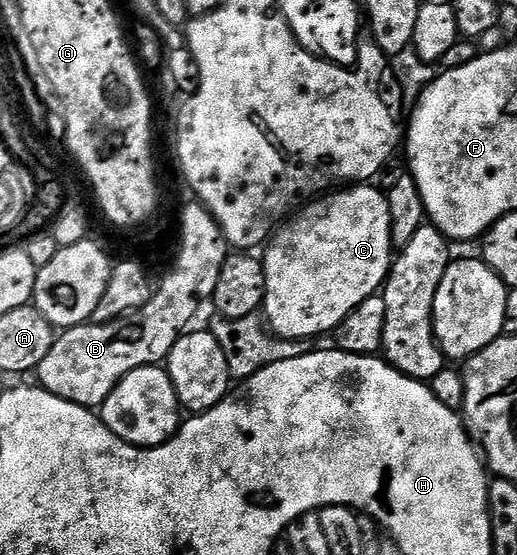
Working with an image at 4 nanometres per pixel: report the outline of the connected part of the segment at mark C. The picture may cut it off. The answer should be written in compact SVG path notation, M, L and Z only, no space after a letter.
M347 186L342 190L332 191L322 198L316 198L310 201L302 211L292 215L290 219L278 229L266 245L265 251L261 256L263 269L265 270L265 298L263 299L261 312L265 317L266 327L270 329L278 339L311 342L314 341L314 336L323 336L326 332L327 335L334 333L335 329L339 327L339 324L345 322L345 318L349 318L349 314L353 314L353 310L357 310L357 306L361 306L361 302L365 302L370 296L376 295L376 293L382 289L383 285L386 284L387 275L391 273L393 263L389 202L382 191L378 192L377 189L371 187L375 186Z

